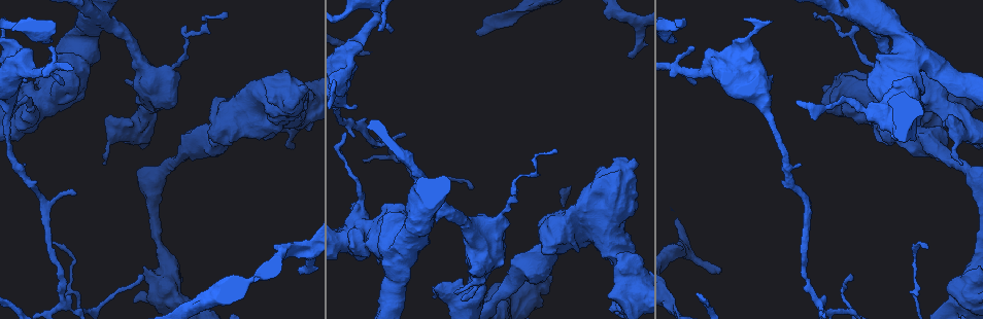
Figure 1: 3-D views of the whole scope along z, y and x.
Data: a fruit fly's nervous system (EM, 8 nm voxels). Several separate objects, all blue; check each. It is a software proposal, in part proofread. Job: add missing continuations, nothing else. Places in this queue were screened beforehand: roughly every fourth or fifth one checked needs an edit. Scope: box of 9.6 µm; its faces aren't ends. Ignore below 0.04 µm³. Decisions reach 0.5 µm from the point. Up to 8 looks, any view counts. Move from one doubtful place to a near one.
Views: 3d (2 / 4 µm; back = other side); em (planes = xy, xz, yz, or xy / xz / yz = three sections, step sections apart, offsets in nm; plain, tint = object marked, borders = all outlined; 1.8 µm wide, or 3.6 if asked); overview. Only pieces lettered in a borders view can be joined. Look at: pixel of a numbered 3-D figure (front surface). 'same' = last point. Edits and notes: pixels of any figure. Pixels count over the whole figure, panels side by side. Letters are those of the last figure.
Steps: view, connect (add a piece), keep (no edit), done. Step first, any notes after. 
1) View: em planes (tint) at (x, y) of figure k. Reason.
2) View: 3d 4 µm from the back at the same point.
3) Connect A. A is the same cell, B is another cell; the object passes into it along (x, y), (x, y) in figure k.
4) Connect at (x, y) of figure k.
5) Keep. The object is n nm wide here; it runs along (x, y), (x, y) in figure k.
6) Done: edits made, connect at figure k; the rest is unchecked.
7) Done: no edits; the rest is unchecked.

View: 3d 4 µm at (106, 25) of figure 1. Thick turns thin.

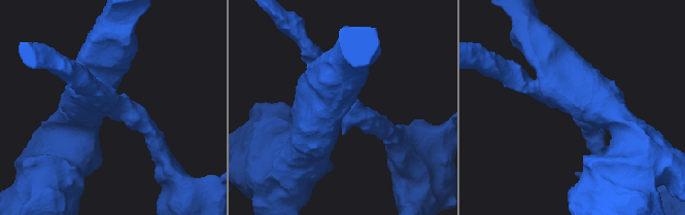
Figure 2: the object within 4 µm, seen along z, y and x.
View: em 3.6 µm planes (borders) at (114, 106) of figure 2. Now the EM.

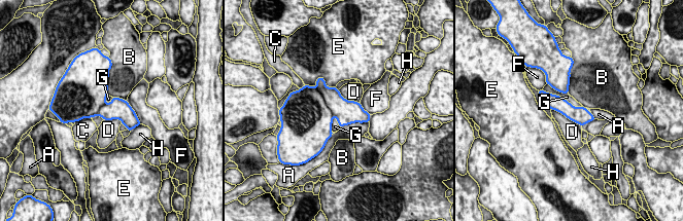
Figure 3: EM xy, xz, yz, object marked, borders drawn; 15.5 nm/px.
Keep. A, B, C, D, E, F, G and H are other cells; a border runs along (542, 89), (574, 106), (582, 106) in figure 3; no lettered piece goes on from it.

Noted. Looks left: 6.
View: 3d 4 µm at (63, 98) of figure 1. Calibre changes.

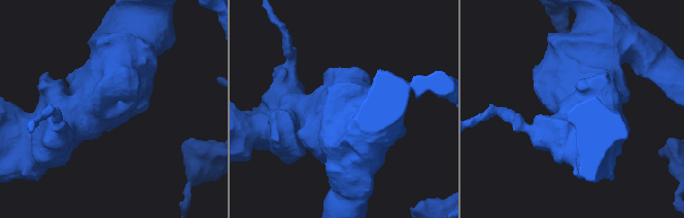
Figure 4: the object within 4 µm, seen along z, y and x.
View: em xz step 8 (tint) at (111, 104) of figure 4. Now the EM.

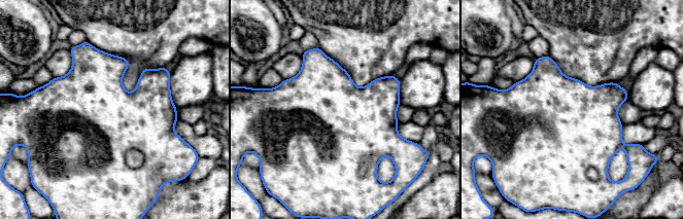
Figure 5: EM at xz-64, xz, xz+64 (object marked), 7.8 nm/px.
View: em planes (borders) at the same point. Cut it another way.

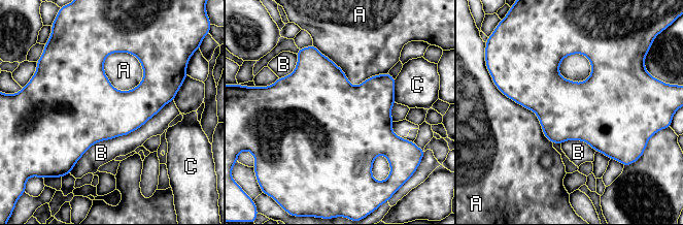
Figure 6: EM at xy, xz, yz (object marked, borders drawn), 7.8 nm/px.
Keep. The longest contact is with B, 950 nm; A, B and C are other cells; a border runs along (105, 57), (131, 53), (143, 78) in figure 6; none of them fits.

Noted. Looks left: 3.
View: em yz step 16 (tint) at (297, 270) of figure 1. Free end.

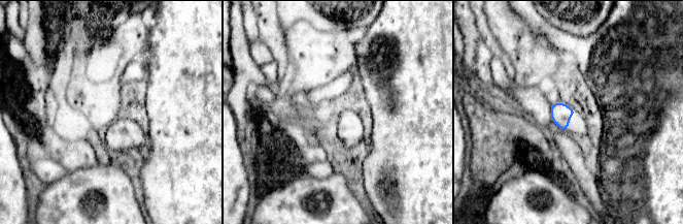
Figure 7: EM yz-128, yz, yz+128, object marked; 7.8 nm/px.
View: em planes (borders) at the same point. Another direction.

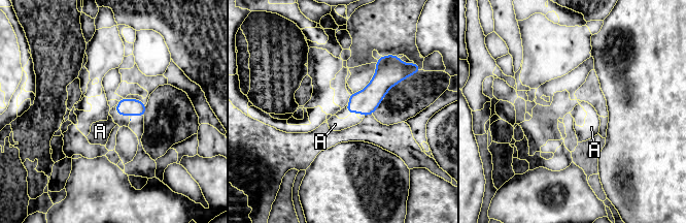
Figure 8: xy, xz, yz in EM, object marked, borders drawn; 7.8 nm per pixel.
Connect A. A is the same cell; the object passes into it along (367, 100), (354, 113), (335, 124) in figure 8; it goes on there.

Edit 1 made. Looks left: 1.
Done: edits made, connect at figure 8; the rest is unchecked.

